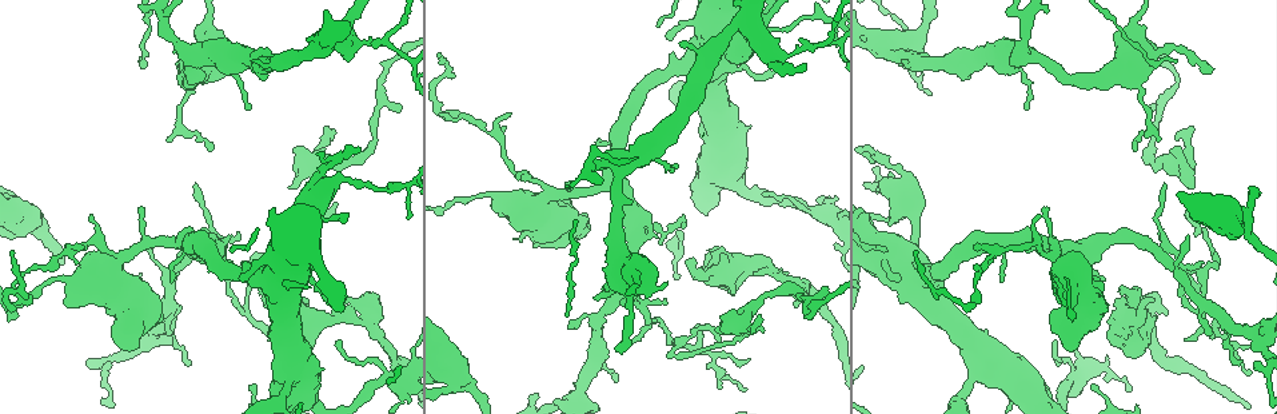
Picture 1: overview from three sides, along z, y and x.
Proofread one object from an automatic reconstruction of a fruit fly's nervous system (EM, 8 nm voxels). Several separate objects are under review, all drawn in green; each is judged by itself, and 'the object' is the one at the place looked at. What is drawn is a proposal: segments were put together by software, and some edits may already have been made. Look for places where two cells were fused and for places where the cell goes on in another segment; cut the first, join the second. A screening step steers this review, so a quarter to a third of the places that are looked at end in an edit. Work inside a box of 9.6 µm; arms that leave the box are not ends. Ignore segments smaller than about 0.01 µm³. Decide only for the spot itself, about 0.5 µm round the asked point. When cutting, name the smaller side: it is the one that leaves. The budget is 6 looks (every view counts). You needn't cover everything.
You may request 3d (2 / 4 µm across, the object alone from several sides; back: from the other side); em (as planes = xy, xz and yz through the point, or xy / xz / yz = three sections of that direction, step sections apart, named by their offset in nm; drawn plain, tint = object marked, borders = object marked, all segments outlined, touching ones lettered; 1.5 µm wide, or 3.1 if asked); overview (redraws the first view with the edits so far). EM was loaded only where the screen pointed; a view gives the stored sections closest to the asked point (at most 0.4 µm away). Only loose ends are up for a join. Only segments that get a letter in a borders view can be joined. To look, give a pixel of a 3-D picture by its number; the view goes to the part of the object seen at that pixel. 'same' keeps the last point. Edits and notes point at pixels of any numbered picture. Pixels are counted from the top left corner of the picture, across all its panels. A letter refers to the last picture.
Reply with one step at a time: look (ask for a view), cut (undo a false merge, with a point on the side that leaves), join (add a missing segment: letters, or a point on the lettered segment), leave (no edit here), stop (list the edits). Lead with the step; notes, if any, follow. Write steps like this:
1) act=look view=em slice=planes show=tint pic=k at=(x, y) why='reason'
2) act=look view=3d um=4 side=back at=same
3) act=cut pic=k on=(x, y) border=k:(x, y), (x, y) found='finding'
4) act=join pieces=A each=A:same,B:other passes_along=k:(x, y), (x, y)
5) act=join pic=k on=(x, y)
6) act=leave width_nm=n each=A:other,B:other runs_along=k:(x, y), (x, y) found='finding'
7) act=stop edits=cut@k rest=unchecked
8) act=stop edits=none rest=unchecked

act=look view=em slice=planes show=borders pic=1 at=(1029, 15) why='sudden change in width'

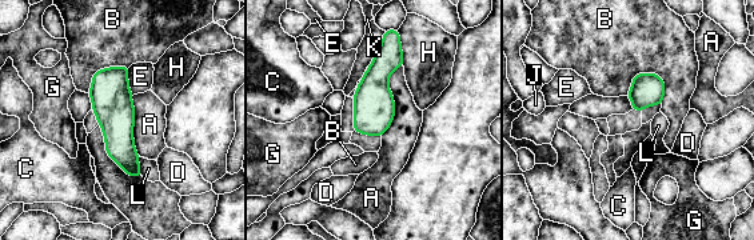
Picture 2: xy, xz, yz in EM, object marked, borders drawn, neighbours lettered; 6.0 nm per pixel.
act=leave longest_contact=A:460nm each=A:other,B:other,C:other,D:other,E:other,G:other,H:other,J:other,K:other,L:other border=2:(402, 64), (381, 135) found='continuous, no second cell'

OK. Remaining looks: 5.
act=look view=3d um=4 pic=1 at=(615, 348) why='an open end'

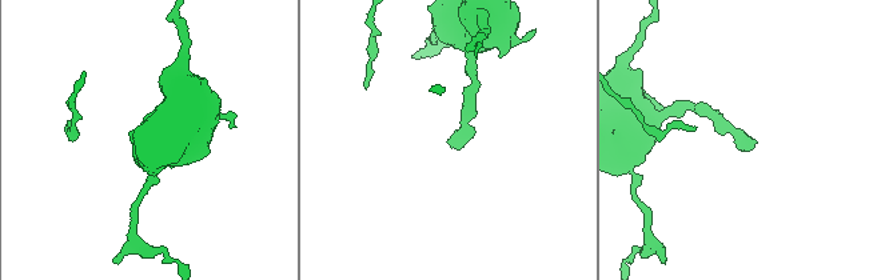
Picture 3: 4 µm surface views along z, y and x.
act=look view=em slice=planes show=borders pic=3 at=(752, 137)

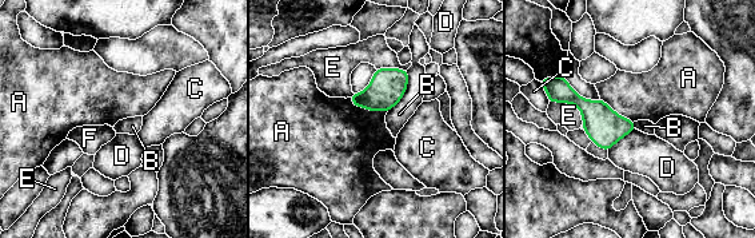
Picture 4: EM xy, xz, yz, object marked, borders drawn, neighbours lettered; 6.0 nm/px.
act=leave each=A:other,B:other,C:other,D:other,E:other,F:other border=4:(350, 98), (358, 106), (387, 111) found='none of them fits'

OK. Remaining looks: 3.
act=look view=em slice=planes show=borders pic=1 at=(714, 330)

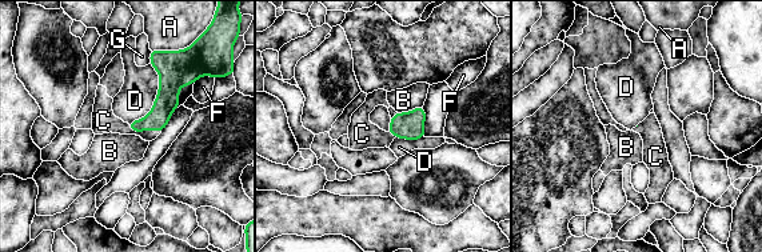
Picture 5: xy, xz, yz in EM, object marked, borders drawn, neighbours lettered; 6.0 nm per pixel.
act=join pieces=C each=A:other,B:other,C:same,D:other,F:other,G:other found='the cell continues'

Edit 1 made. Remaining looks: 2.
act=stop edits=join@5 rest=unchecked

